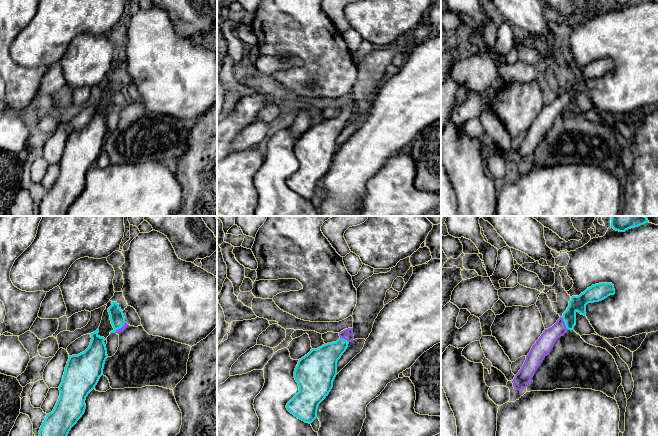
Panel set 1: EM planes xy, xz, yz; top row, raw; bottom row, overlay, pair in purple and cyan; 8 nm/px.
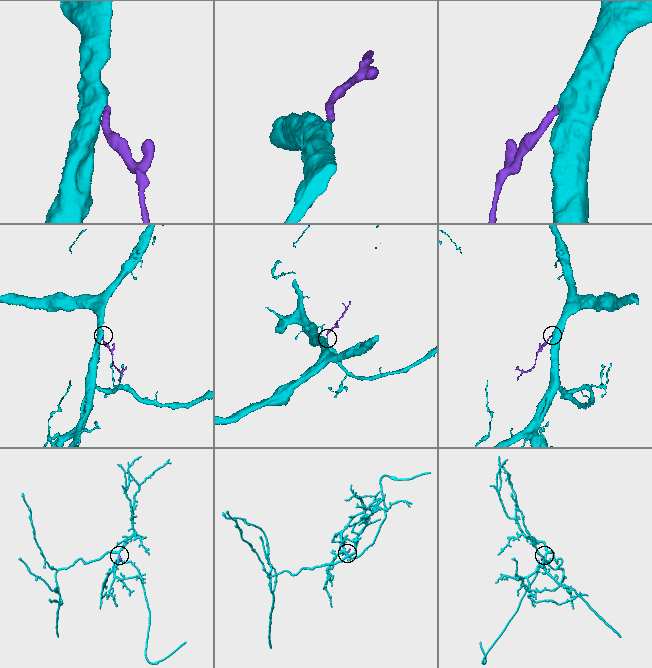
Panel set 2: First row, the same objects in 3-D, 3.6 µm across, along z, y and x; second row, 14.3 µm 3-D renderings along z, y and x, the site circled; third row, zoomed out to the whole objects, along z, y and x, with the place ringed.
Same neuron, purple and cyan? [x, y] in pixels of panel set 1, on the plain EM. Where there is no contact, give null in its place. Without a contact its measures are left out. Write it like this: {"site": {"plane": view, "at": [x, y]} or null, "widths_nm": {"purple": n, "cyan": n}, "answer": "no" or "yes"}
{"site": {"plane": "yz", "at": [564, 99]}, "widths_nm": {"purple": 140, "cyan": 130}, "answer": "yes"}

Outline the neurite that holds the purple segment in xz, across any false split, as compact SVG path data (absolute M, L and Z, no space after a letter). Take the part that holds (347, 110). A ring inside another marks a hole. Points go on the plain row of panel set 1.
M348 104L339 109L340 114L336 118L327 119L311 127L299 135L294 147L294 154L299 162L299 168L287 179L287 186L298 195L311 200L317 194L319 180L328 172L333 163L333 157L337 151L337 138L346 127L348 120L353 117L353 104Z

